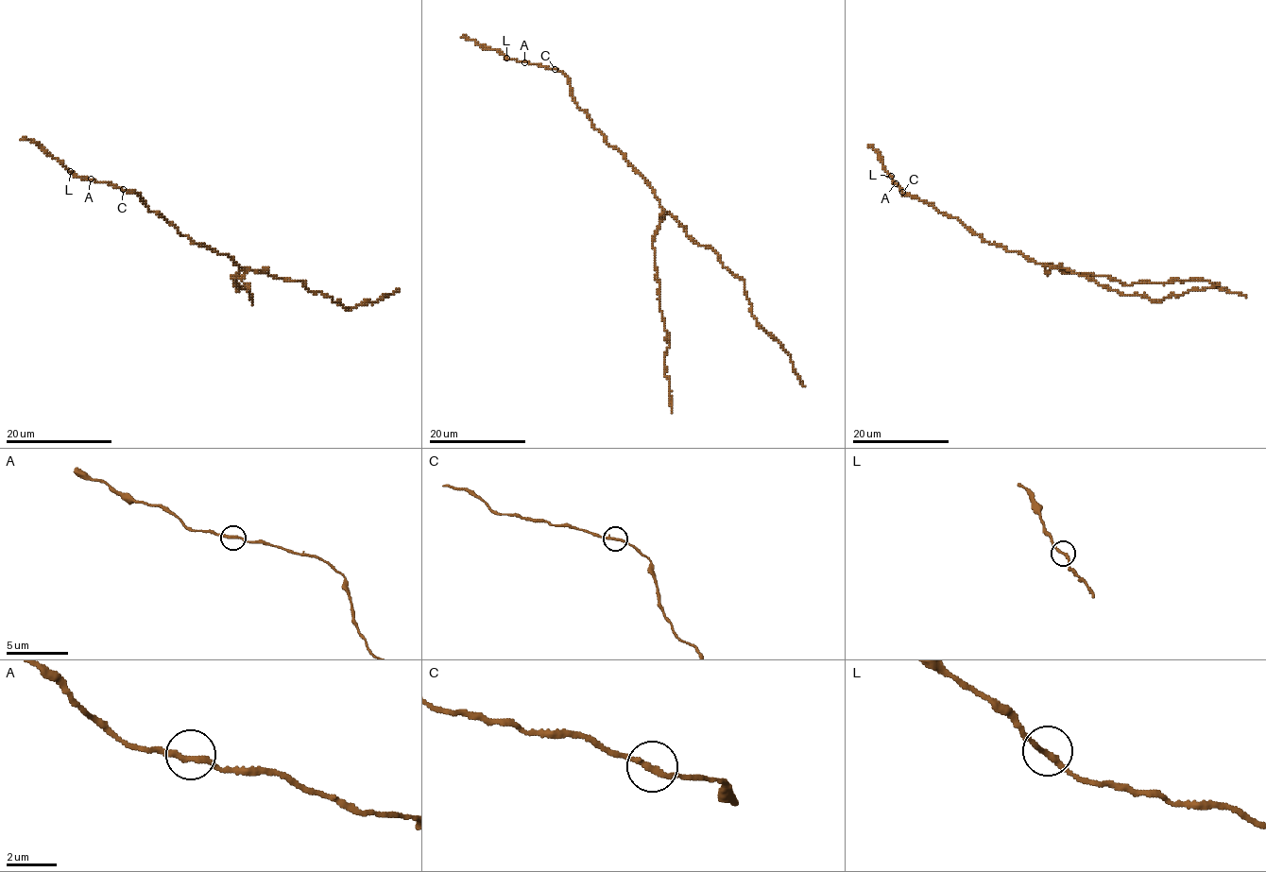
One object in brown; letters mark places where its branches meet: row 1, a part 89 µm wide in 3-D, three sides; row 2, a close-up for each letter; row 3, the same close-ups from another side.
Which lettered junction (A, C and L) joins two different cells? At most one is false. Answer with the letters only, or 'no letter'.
no letter

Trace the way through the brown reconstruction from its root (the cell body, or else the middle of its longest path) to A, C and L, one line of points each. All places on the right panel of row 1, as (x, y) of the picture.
A: (1017, 252), (991, 245), (954, 216), (948, 216), (931, 203), (905, 195), (896, 183)
C: (1017, 252), (991, 245), (954, 216), (948, 216), (931, 203), (902, 193)
L: (1017, 252), (991, 245), (954, 216), (948, 216), (931, 203), (905, 195), (891, 176)

